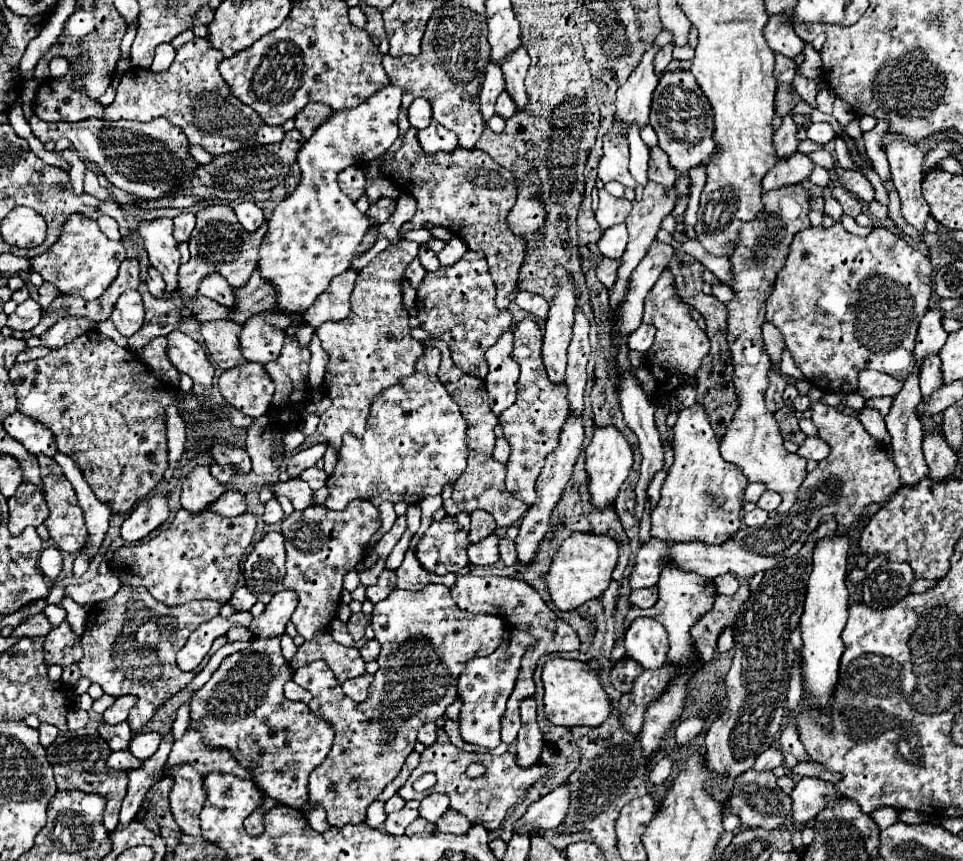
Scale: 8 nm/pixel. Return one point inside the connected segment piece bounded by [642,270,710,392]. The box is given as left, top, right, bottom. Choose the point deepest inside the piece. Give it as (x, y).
(675, 356)

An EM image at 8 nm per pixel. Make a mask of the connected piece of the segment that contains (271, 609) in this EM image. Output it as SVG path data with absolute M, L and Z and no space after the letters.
M290 590L278 592L268 604L266 610L256 616L250 624L250 632L256 638L270 638L270 636L282 636L286 622L290 620L294 608L298 604L298 594Z

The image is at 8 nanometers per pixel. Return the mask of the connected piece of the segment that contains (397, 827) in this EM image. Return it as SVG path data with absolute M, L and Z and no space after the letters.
M402 808L402 810L398 810L398 812L388 814L388 818L386 818L386 822L384 822L384 830L386 830L388 834L400 836L400 834L404 834L404 830L406 830L416 818L420 818L420 814L418 814L416 810Z

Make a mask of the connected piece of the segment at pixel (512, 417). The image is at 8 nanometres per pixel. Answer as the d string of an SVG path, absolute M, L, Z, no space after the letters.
M524 318L514 326L514 360L520 366L518 380L518 396L516 402L500 414L500 424L504 428L504 438L512 446L510 460L506 464L506 490L514 494L514 498L532 506L536 500L534 484L544 466L544 458L556 448L558 432L568 414L568 386L566 382L554 384L546 376L546 368L542 364L542 330L534 318Z

